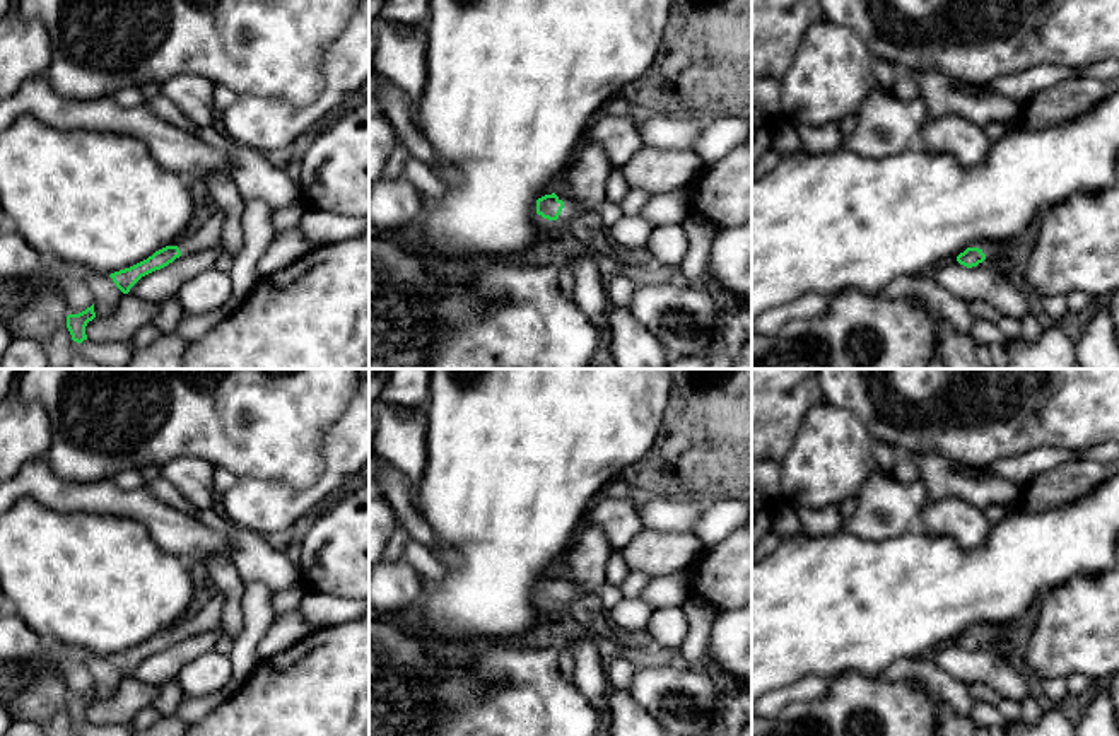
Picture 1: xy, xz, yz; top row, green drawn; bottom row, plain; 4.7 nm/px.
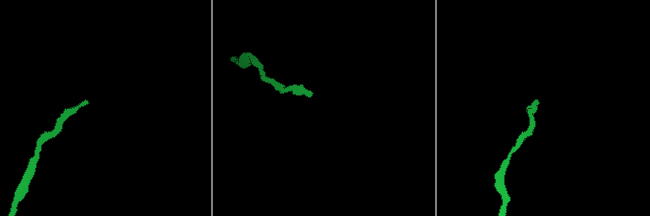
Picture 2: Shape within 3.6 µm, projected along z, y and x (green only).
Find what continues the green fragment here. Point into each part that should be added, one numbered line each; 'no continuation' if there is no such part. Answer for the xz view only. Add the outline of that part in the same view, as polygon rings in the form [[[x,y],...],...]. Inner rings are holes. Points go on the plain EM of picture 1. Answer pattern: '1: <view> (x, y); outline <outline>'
1: xz (569, 591); outline [[[565,584],[557,603],[571,601],[571,599],[576,599],[579,596],[581,596],[581,591],[576,586]]]

